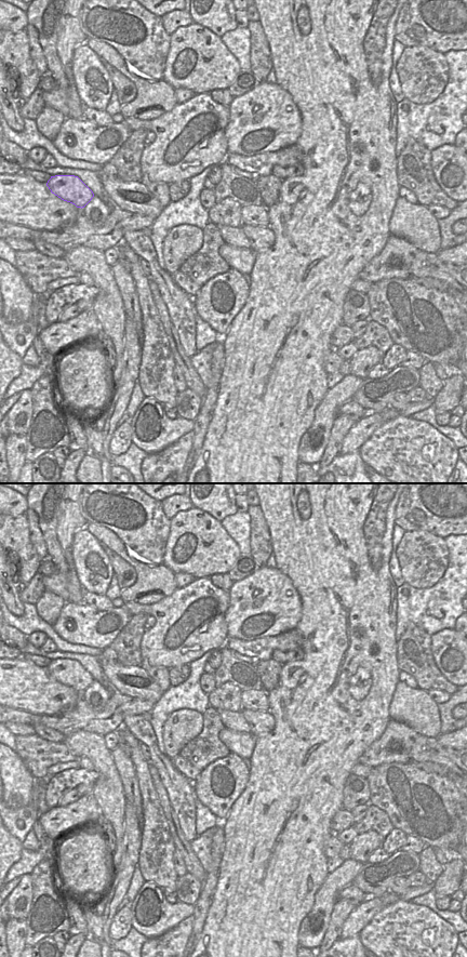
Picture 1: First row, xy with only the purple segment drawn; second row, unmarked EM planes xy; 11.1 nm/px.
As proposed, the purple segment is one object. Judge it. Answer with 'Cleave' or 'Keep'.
Keep

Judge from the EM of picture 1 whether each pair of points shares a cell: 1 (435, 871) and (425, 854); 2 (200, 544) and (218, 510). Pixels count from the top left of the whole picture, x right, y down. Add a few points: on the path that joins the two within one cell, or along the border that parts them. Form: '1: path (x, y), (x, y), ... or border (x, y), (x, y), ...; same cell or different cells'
1: path (430, 866), (427, 859); same cell
2: border (194, 506), (205, 510), (219, 522); different cells

